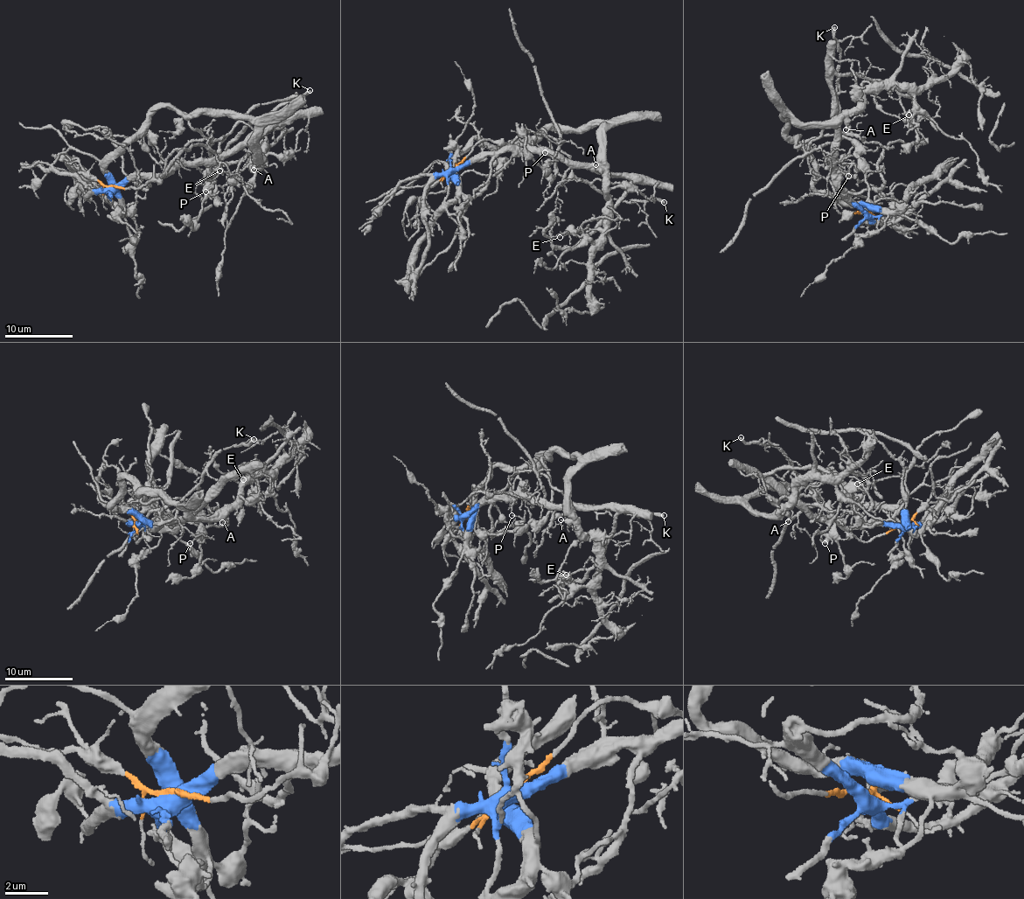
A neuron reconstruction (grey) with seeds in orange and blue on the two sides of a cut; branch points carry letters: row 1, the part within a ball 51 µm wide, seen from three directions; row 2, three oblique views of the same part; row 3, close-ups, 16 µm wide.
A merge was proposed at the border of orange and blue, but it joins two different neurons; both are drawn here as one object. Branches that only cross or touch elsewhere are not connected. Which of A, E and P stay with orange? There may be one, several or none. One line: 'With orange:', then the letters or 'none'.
With orange: none

